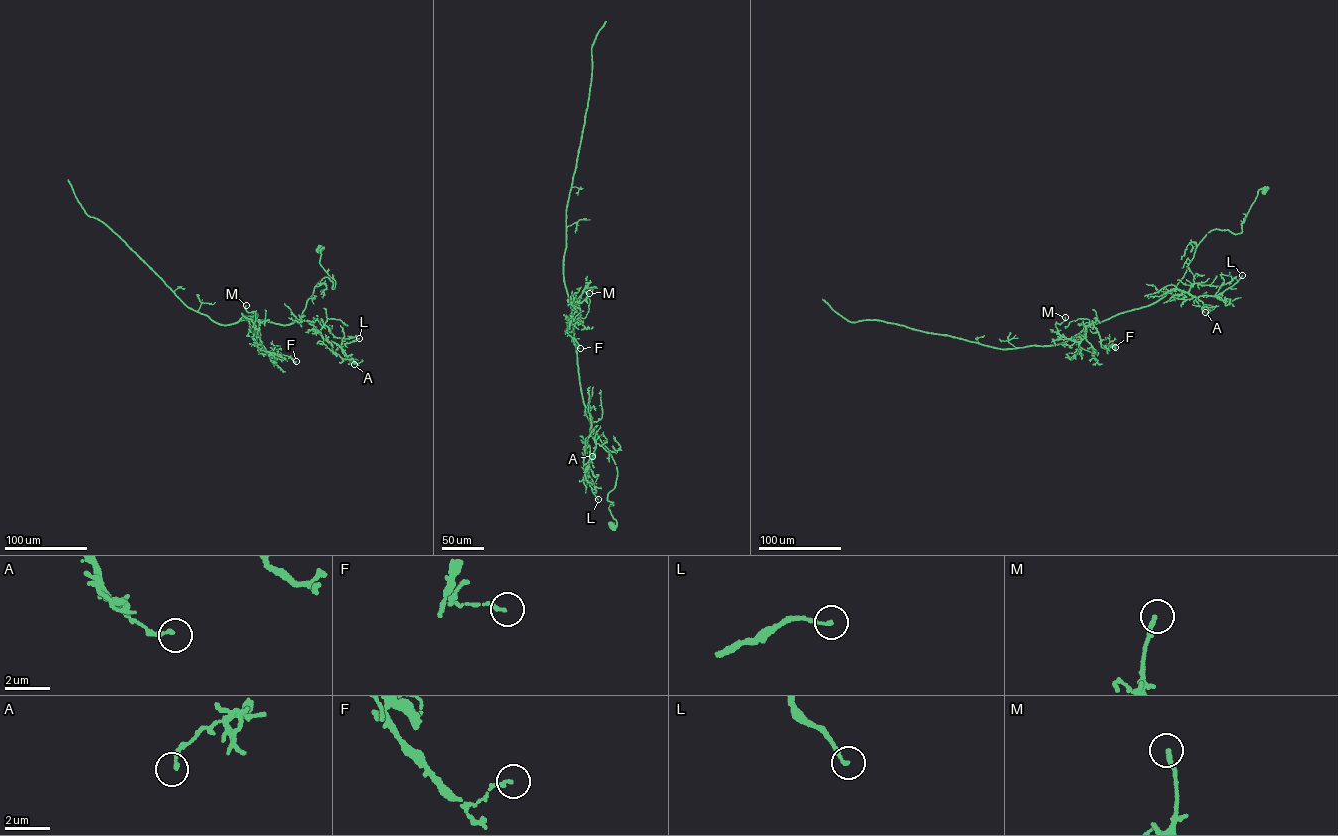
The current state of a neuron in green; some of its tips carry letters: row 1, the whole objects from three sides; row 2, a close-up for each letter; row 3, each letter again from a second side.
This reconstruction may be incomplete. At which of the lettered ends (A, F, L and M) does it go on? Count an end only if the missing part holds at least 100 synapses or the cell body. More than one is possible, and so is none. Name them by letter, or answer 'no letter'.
no letter

